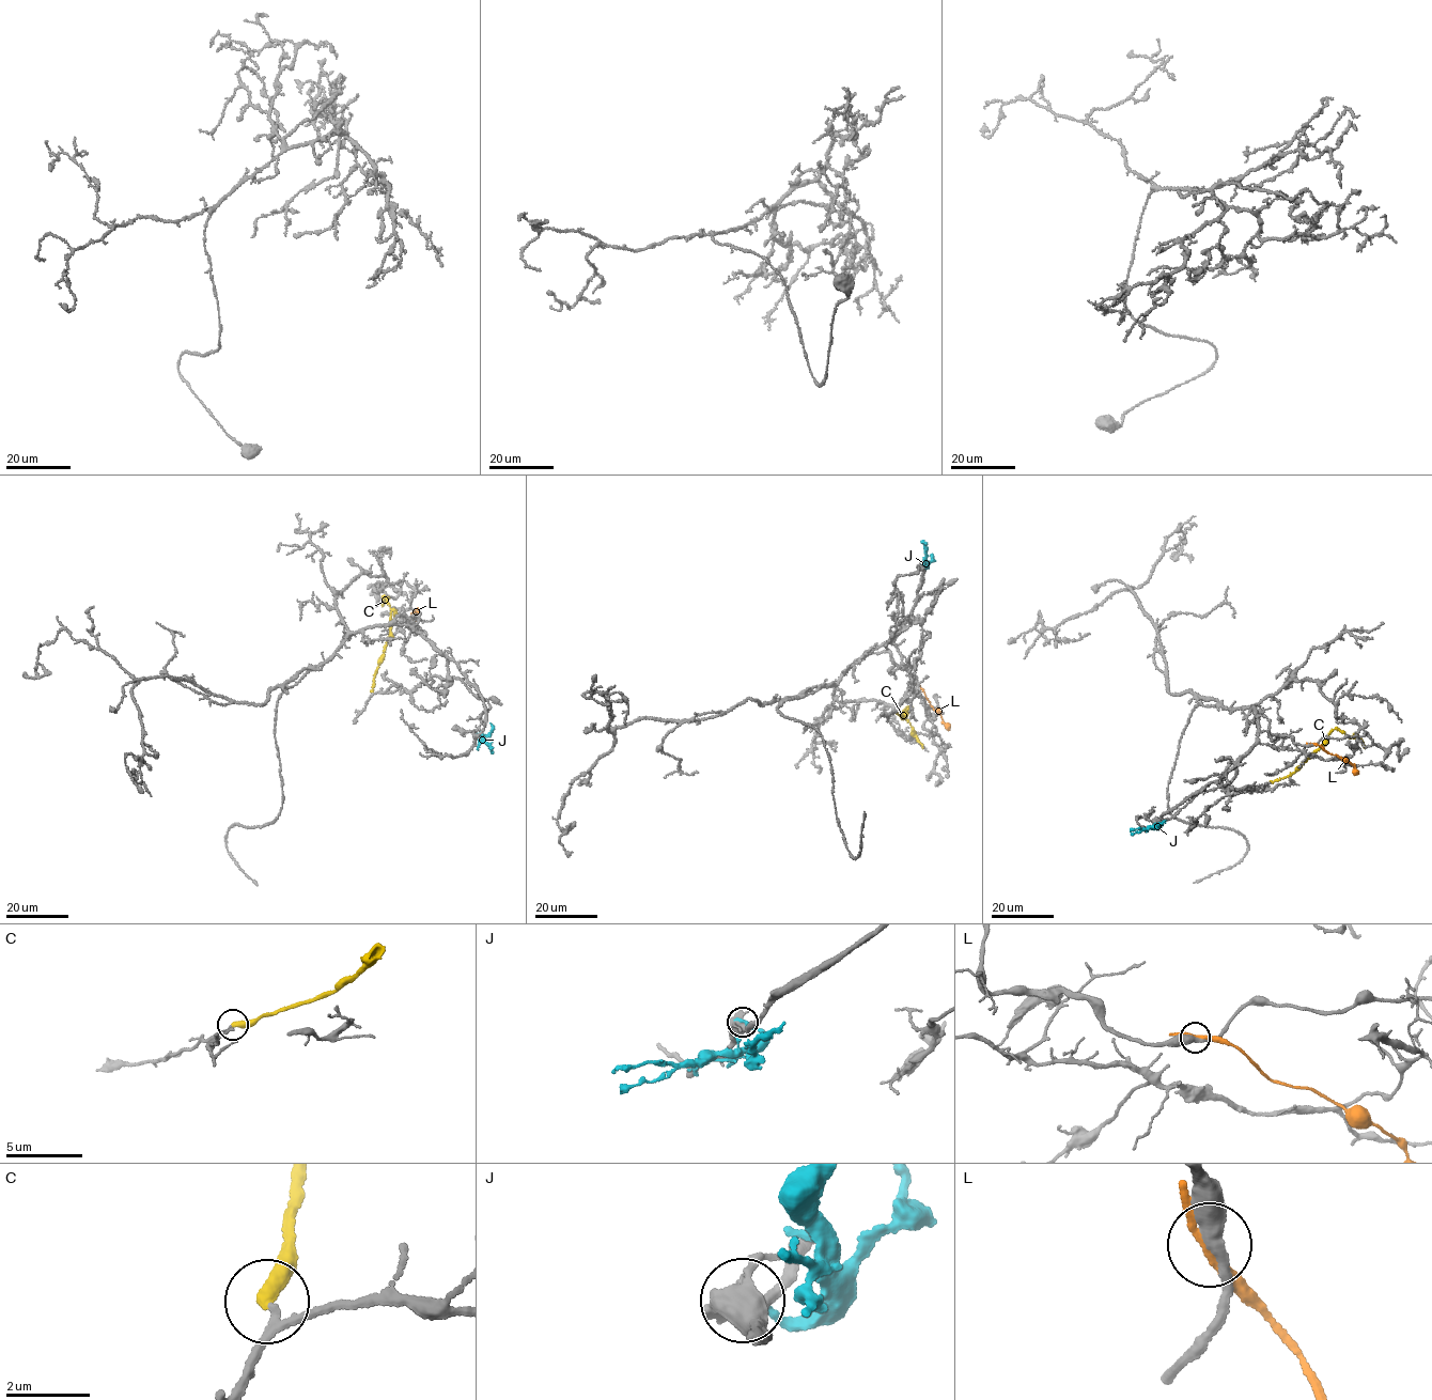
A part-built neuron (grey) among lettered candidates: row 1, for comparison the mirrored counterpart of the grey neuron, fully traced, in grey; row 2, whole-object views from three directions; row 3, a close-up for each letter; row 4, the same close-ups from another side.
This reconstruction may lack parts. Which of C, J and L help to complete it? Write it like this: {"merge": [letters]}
{"merge": []}

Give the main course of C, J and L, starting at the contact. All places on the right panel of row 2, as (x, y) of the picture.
C: (1269, 781), (1294, 771), (1333, 729), (1354, 735), (1367, 747)
J: (1156, 820), (1158, 824), (1130, 830)
L: (1312, 744), (1350, 763), (1355, 774)

